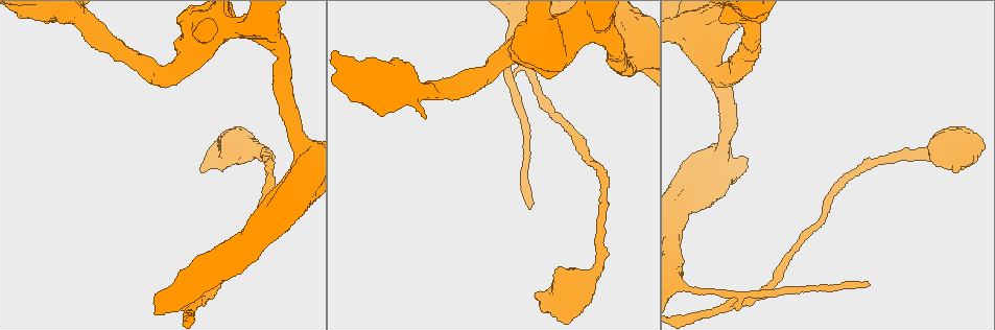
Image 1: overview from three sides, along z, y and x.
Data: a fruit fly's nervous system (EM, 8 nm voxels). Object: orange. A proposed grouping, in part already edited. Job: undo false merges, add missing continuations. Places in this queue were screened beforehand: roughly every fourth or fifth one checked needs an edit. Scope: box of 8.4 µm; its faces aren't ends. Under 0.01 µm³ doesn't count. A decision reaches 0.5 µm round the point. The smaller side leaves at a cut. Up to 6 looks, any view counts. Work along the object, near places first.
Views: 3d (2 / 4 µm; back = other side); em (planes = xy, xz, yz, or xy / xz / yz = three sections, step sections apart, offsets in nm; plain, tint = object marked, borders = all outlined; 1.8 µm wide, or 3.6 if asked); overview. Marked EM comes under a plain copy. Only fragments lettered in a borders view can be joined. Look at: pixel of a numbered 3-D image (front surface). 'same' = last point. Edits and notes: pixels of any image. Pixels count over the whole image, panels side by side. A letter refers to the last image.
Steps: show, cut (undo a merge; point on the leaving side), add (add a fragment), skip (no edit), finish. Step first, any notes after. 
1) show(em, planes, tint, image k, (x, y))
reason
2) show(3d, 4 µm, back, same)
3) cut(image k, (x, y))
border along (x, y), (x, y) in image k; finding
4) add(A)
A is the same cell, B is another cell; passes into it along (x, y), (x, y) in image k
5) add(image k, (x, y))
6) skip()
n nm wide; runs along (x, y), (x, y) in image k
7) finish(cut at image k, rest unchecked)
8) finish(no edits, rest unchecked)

show(3d, 2 µm, image 1, (527, 206))
thin end

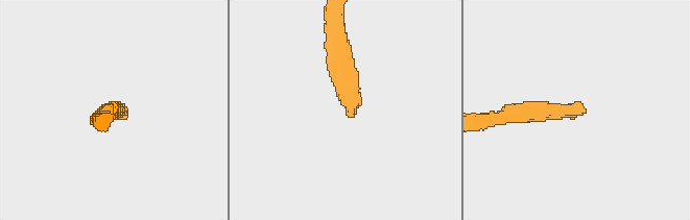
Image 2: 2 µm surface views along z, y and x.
show(em, xz, step 8, tint, image 2, (348, 111))
shape alone is not enough

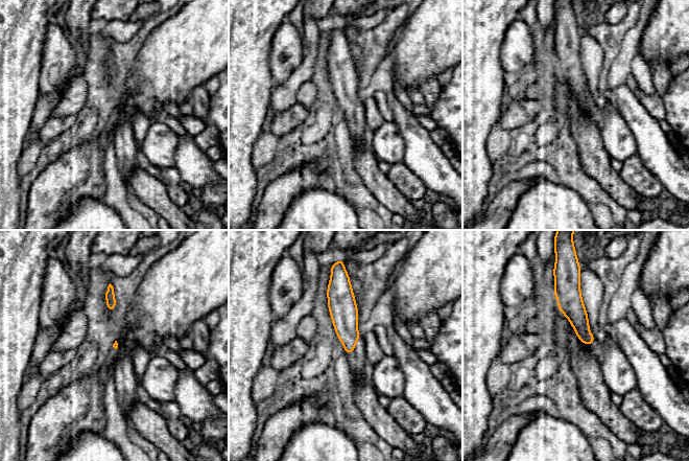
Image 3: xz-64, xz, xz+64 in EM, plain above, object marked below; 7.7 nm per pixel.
show(em, planes, borders, same)

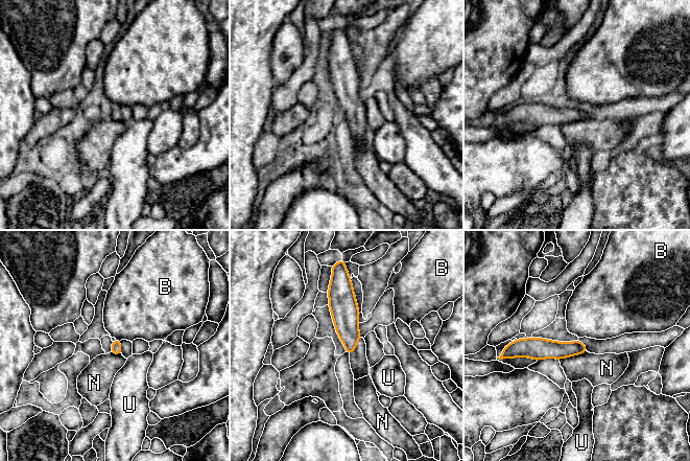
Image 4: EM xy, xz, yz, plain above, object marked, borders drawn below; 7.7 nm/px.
skip()
80 nm wide; B, N and U are other cells; runs along (518, 342), (524, 347), (584, 349) in image 4; none of them fits

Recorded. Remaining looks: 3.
show(3d, 2 µm, image 1, (509, 79))
a fork

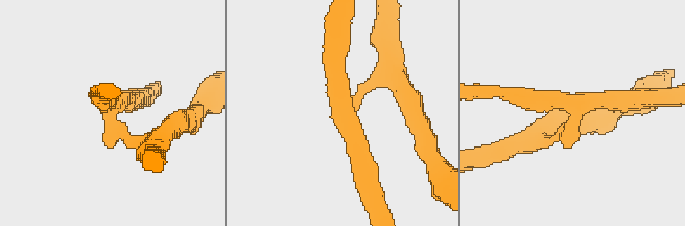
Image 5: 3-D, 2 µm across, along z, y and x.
show(em, planes, borders, image 5, (344, 114))

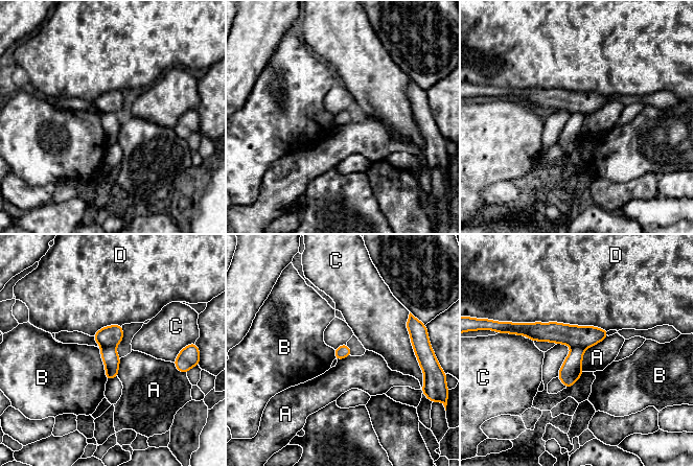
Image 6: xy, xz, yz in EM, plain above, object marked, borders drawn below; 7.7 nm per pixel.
cut(image 6, (110, 357))
A, B, C and D are other cells; 3 arms; border along (101, 346), (112, 346), (114, 348) in image 6; two neurons meet here

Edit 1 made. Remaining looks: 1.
finish(cut at image 6, rest unchecked)

